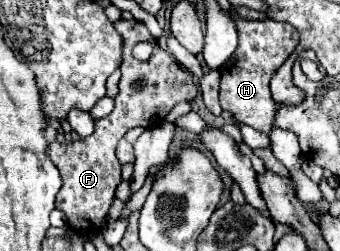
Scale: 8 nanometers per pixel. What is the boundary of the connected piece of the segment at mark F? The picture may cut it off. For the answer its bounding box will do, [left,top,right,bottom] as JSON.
[48,20,198,234]

